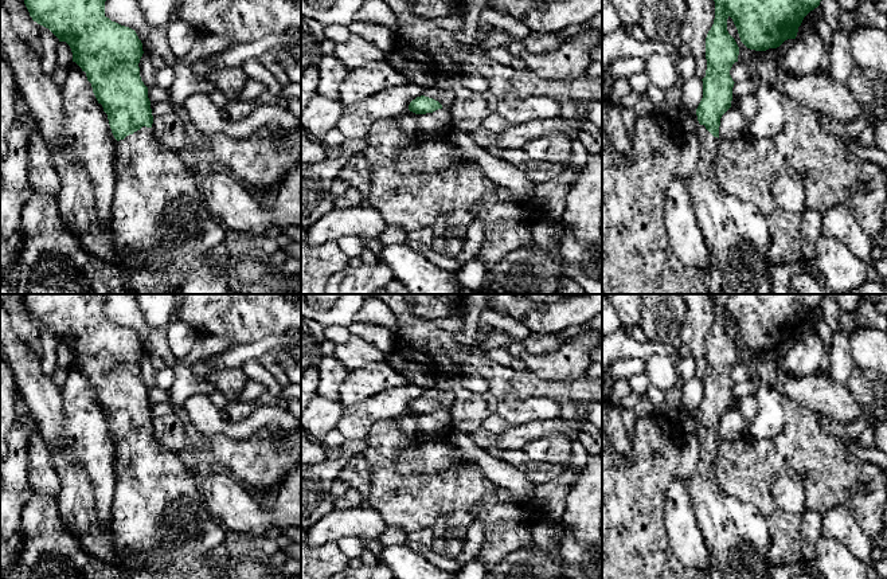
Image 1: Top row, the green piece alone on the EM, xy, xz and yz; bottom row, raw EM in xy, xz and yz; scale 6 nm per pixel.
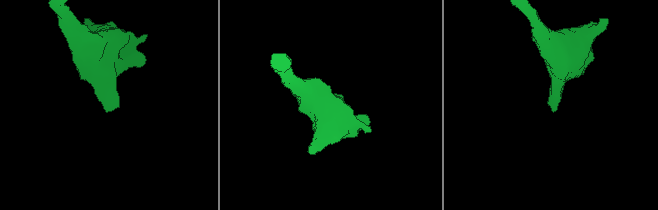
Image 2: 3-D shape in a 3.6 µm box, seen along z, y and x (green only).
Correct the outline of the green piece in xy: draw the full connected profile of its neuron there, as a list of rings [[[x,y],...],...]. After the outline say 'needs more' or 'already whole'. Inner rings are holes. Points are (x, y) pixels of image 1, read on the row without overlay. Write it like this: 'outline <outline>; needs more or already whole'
outline [[[23,294],[23,298],[32,321],[70,347],[73,363],[86,373],[98,404],[108,415],[117,441],[110,524],[120,553],[173,545],[196,556],[223,545],[226,529],[214,520],[196,476],[179,453],[155,439],[148,388],[138,368],[142,344],[134,330],[105,317],[108,294]]]; needs more

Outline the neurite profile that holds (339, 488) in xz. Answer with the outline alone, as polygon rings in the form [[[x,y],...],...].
[[[336,478],[331,482],[329,496],[332,502],[336,504],[345,493],[349,492],[349,489],[349,485],[343,480]]]

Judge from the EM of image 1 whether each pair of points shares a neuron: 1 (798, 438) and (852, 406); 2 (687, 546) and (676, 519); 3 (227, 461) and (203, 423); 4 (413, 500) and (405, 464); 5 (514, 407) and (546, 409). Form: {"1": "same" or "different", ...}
{"1": "different", "2": "same", "3": "different", "4": "different", "5": "same"}

